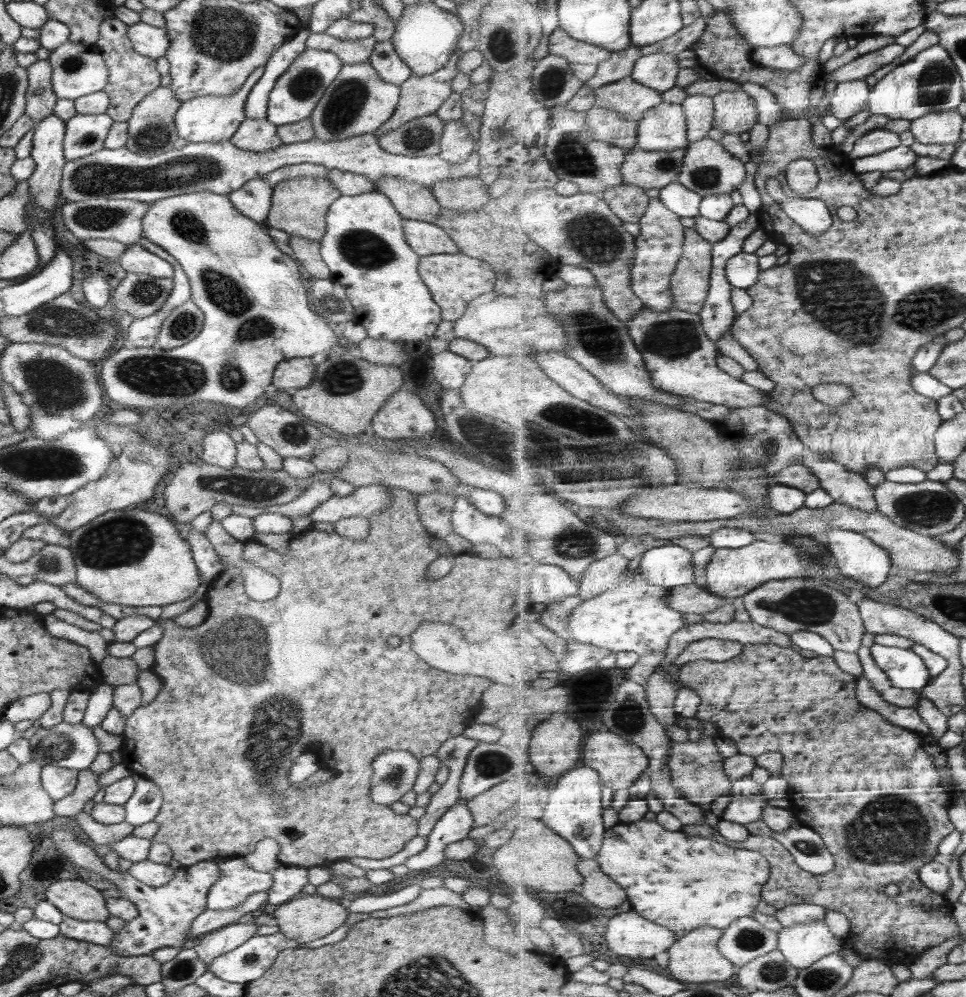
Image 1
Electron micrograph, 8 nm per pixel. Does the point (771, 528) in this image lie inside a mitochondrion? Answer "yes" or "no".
no

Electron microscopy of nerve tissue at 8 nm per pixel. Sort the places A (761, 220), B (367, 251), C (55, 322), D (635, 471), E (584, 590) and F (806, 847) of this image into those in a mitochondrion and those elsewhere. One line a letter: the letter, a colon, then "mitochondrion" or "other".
A: other
B: mitochondrion
C: mitochondrion
D: mitochondrion
E: other
F: mitochondrion

